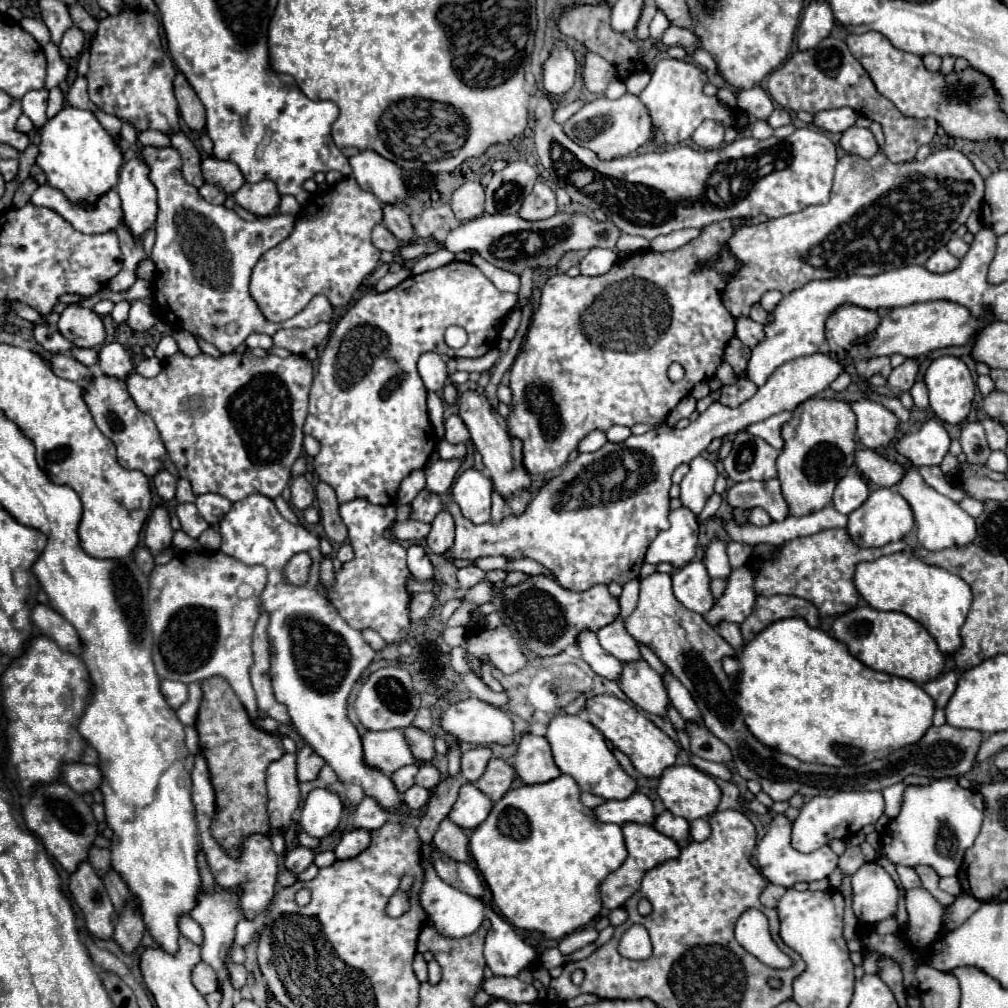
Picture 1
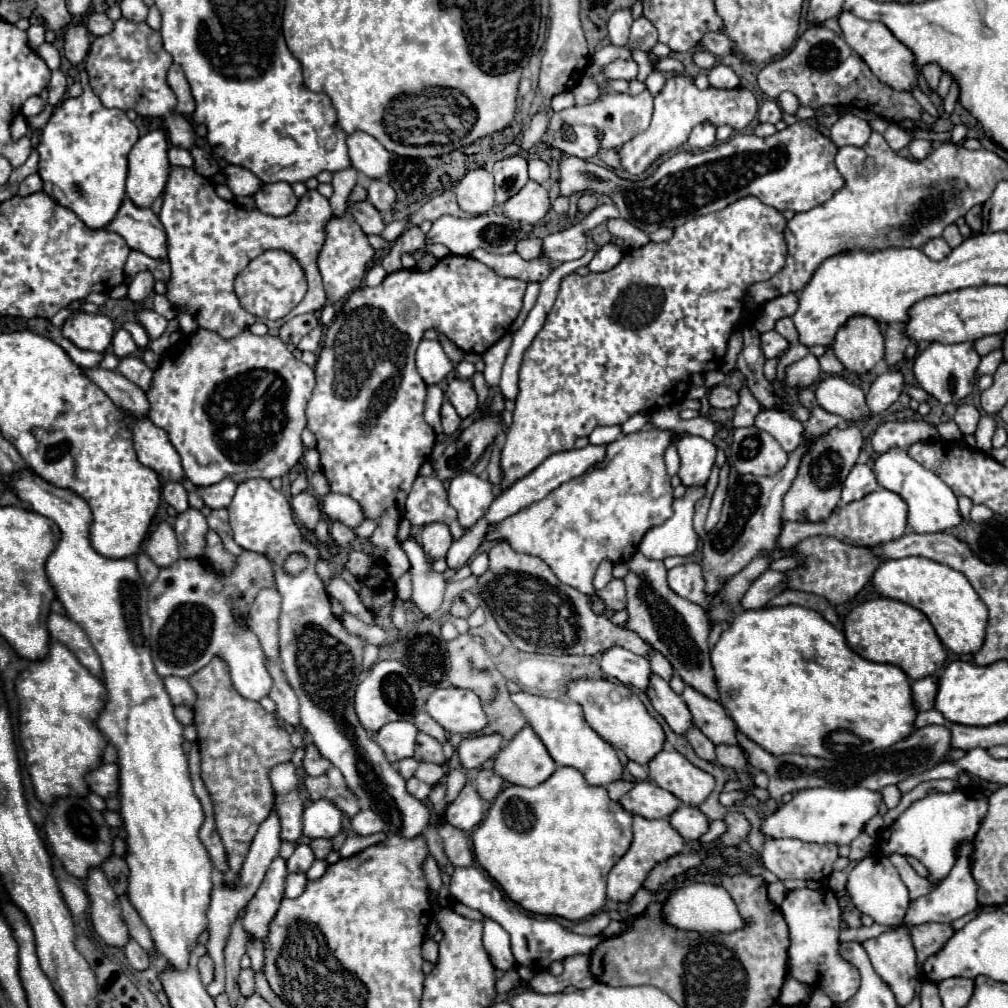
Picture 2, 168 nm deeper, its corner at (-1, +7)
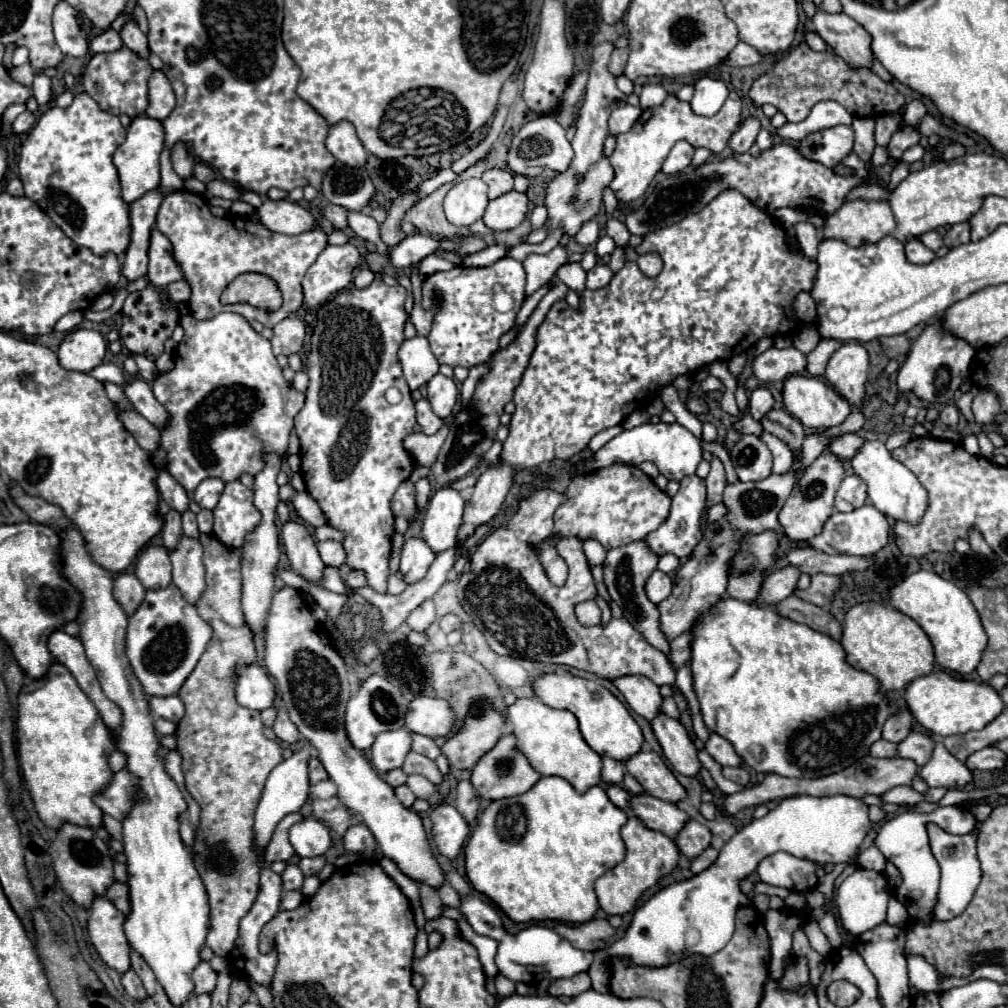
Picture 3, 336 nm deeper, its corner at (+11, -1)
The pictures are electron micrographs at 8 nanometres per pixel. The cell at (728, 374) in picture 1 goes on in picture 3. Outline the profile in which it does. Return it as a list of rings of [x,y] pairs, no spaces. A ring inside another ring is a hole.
[[[745,414],[741,420],[737,420],[737,424],[733,428],[741,430],[743,434],[755,434],[755,436],[761,436],[761,432],[763,432],[763,426],[759,422],[755,422],[749,414]]]

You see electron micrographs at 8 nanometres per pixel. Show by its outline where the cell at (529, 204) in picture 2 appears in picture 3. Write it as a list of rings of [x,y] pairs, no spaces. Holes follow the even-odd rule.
[[[511,190],[505,196],[499,196],[497,200],[489,202],[483,222],[487,228],[495,232],[511,230],[523,222],[523,218],[527,216],[527,210],[529,210],[527,196]]]

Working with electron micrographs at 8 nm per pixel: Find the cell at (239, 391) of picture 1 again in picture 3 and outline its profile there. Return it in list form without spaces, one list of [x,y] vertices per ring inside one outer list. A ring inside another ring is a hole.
[[[219,312],[209,320],[197,320],[191,314],[181,316],[185,336],[177,346],[175,368],[159,374],[153,382],[155,398],[169,410],[171,420],[161,432],[161,448],[167,450],[167,470],[185,488],[195,490],[205,478],[237,480],[241,474],[257,474],[263,468],[261,454],[287,452],[293,418],[305,404],[305,394],[295,390],[285,378],[271,352],[271,342],[253,330],[245,316],[235,312]]]

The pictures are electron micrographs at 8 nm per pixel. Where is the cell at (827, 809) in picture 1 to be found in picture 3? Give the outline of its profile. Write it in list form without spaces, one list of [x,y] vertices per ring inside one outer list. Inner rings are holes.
[[[791,796],[781,800],[777,808],[765,814],[759,820],[753,820],[745,828],[741,828],[721,850],[717,856],[717,864],[707,868],[705,872],[675,882],[655,896],[651,896],[643,906],[639,906],[633,914],[633,922],[627,928],[625,936],[611,944],[605,950],[595,952],[595,960],[589,968],[589,976],[593,980],[593,990],[601,994],[609,994],[609,960],[611,958],[627,958],[633,966],[661,968],[677,962],[673,956],[711,956],[719,952],[733,936],[735,930],[735,914],[737,908],[753,906],[753,900],[741,892],[741,882],[755,872],[757,864],[775,854],[787,852],[795,858],[805,858],[823,864],[853,864],[857,860],[857,850],[871,830],[871,822],[867,816],[867,806],[859,798],[851,796]],[[689,930],[695,930],[695,942],[687,940]]]

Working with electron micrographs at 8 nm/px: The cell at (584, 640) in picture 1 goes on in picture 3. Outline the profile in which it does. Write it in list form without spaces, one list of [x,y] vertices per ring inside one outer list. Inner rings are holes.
[[[623,676],[623,678],[617,678],[613,684],[621,690],[625,700],[629,702],[629,706],[645,720],[651,722],[661,712],[663,696],[659,694],[659,686],[653,684],[649,678]]]

